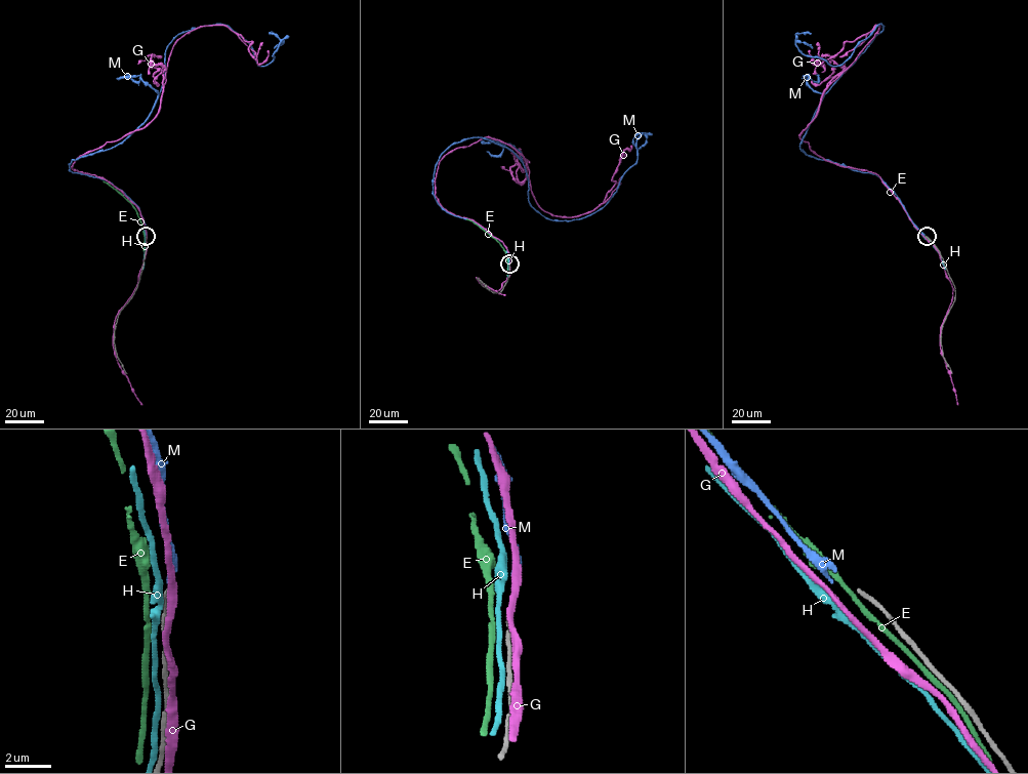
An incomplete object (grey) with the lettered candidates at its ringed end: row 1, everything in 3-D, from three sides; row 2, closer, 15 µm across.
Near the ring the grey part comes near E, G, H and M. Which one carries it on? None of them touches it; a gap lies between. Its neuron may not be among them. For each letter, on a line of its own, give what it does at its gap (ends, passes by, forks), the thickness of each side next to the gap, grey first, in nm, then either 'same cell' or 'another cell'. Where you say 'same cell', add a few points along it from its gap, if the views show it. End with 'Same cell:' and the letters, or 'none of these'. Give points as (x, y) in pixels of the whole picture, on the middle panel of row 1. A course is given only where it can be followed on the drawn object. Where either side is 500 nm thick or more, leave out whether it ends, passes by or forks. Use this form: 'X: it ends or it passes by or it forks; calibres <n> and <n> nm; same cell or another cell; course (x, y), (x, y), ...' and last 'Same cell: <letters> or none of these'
E: it passes by; calibres 170 and 200 nm; another cell
G: it passes by; calibres 170 and 240 nm; another cell
H: it passes by; calibres 170 and 360 nm; another cell
M: it passes by; calibres 170 and 150 nm; another cell
Same cell: none of these

